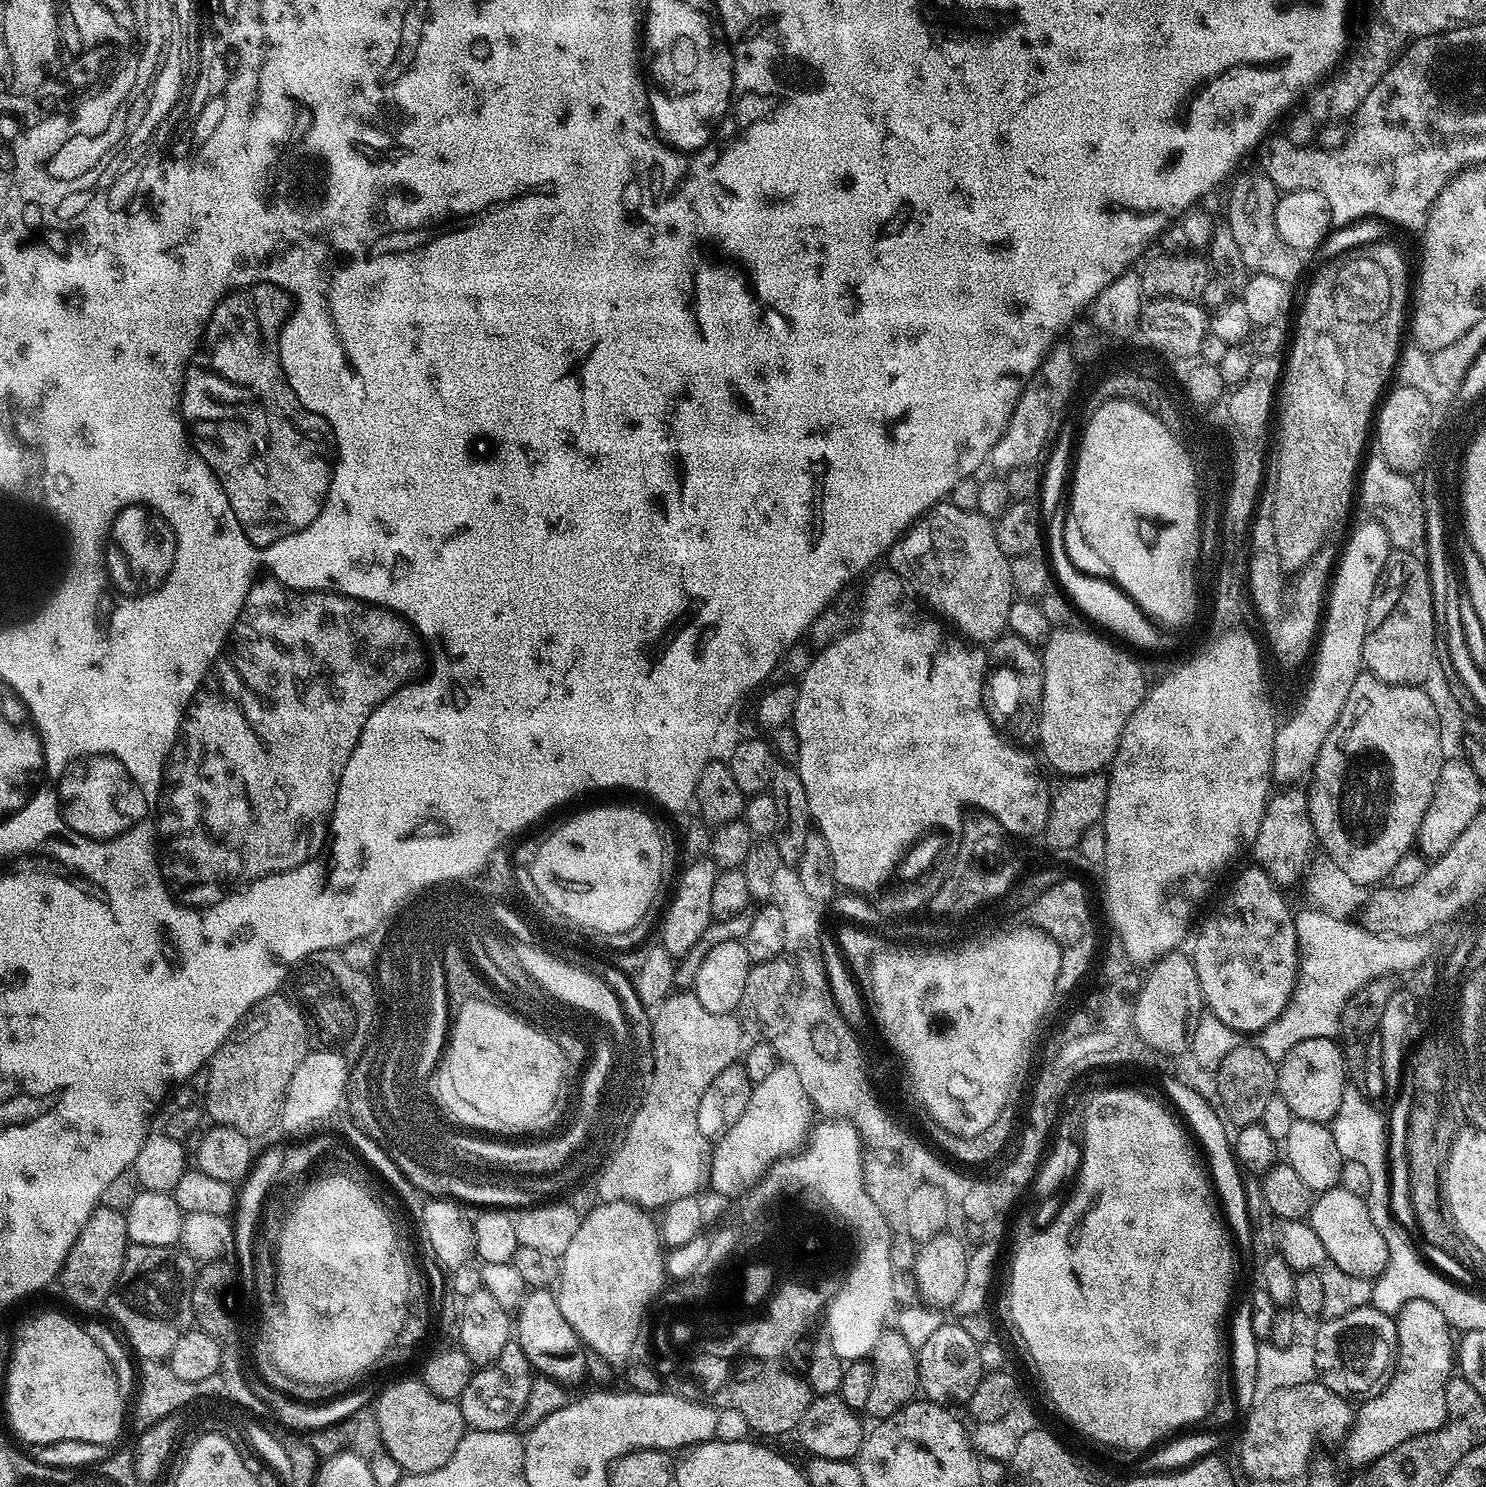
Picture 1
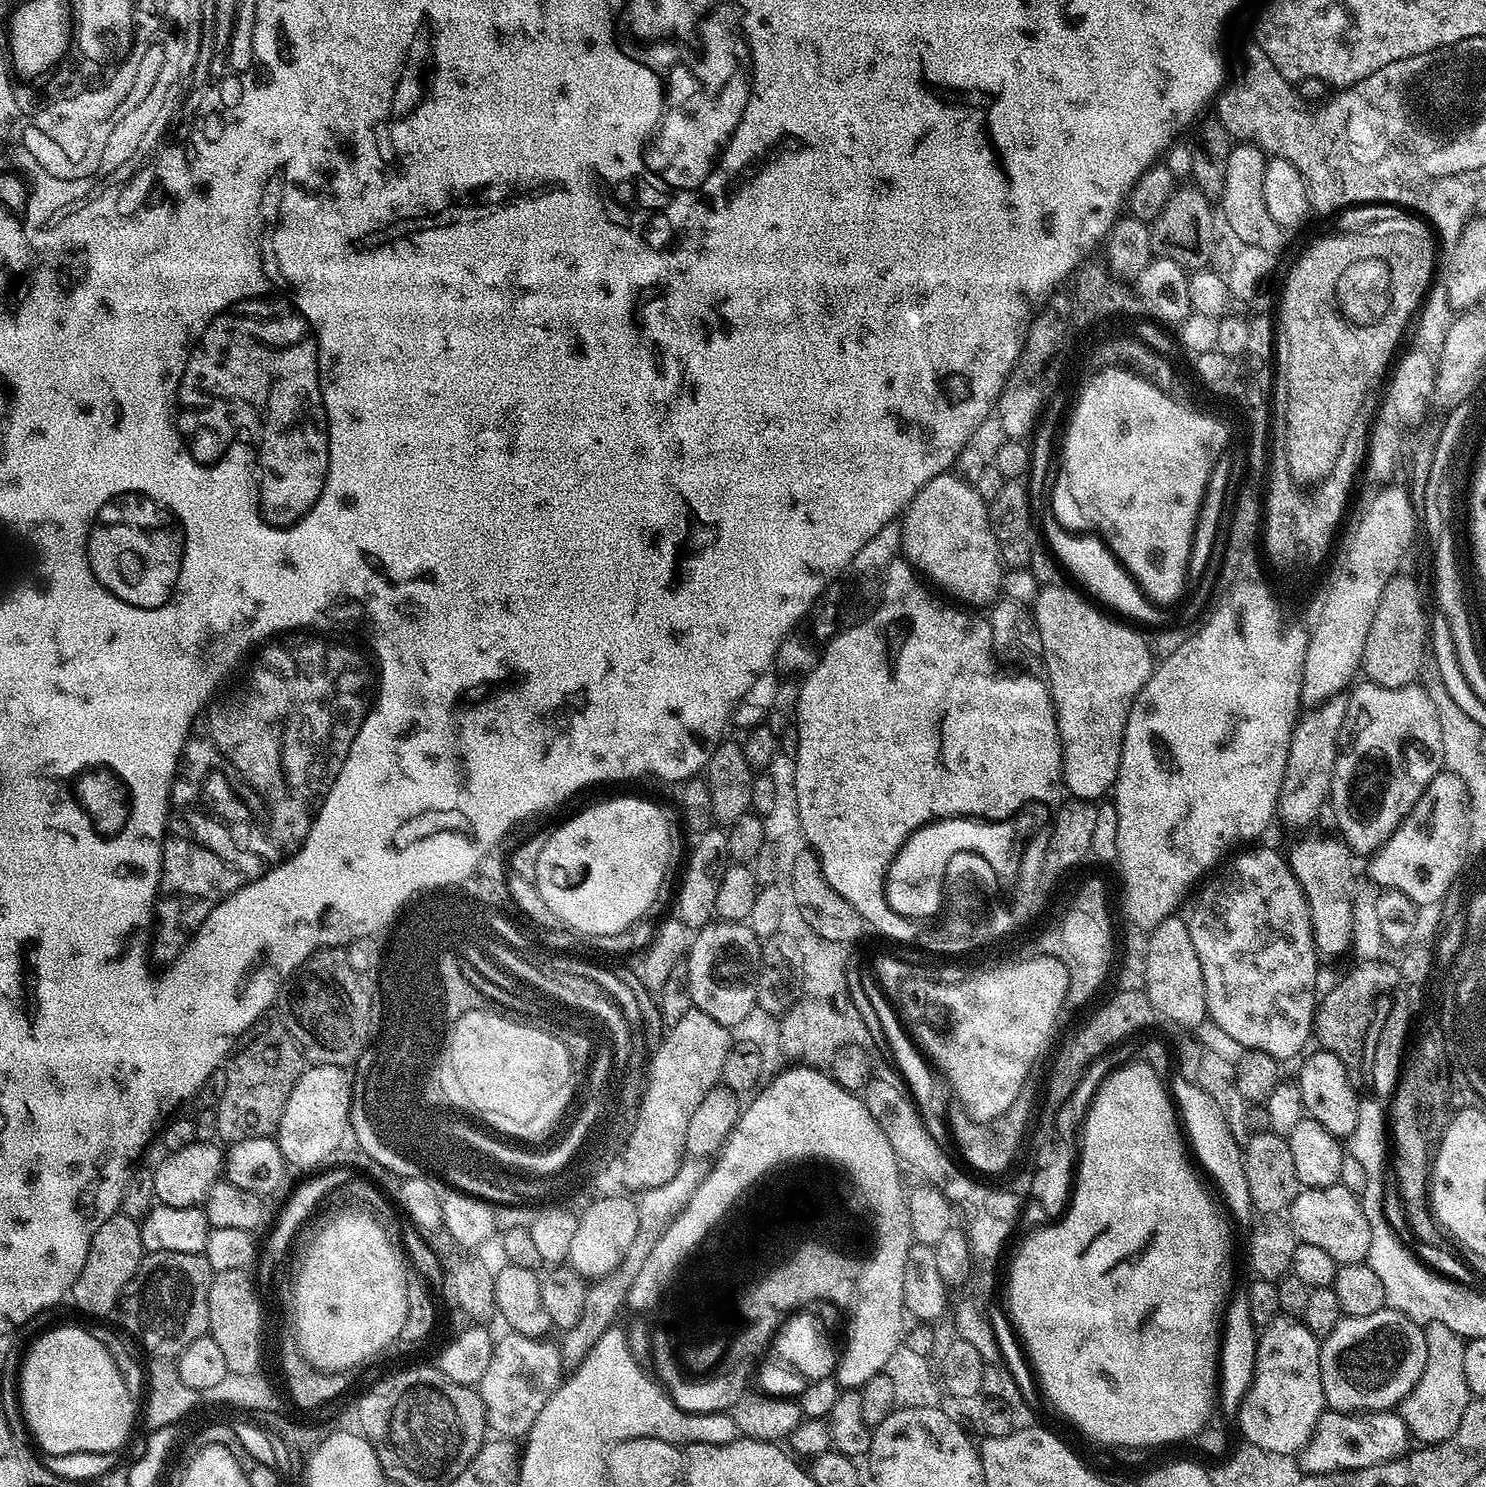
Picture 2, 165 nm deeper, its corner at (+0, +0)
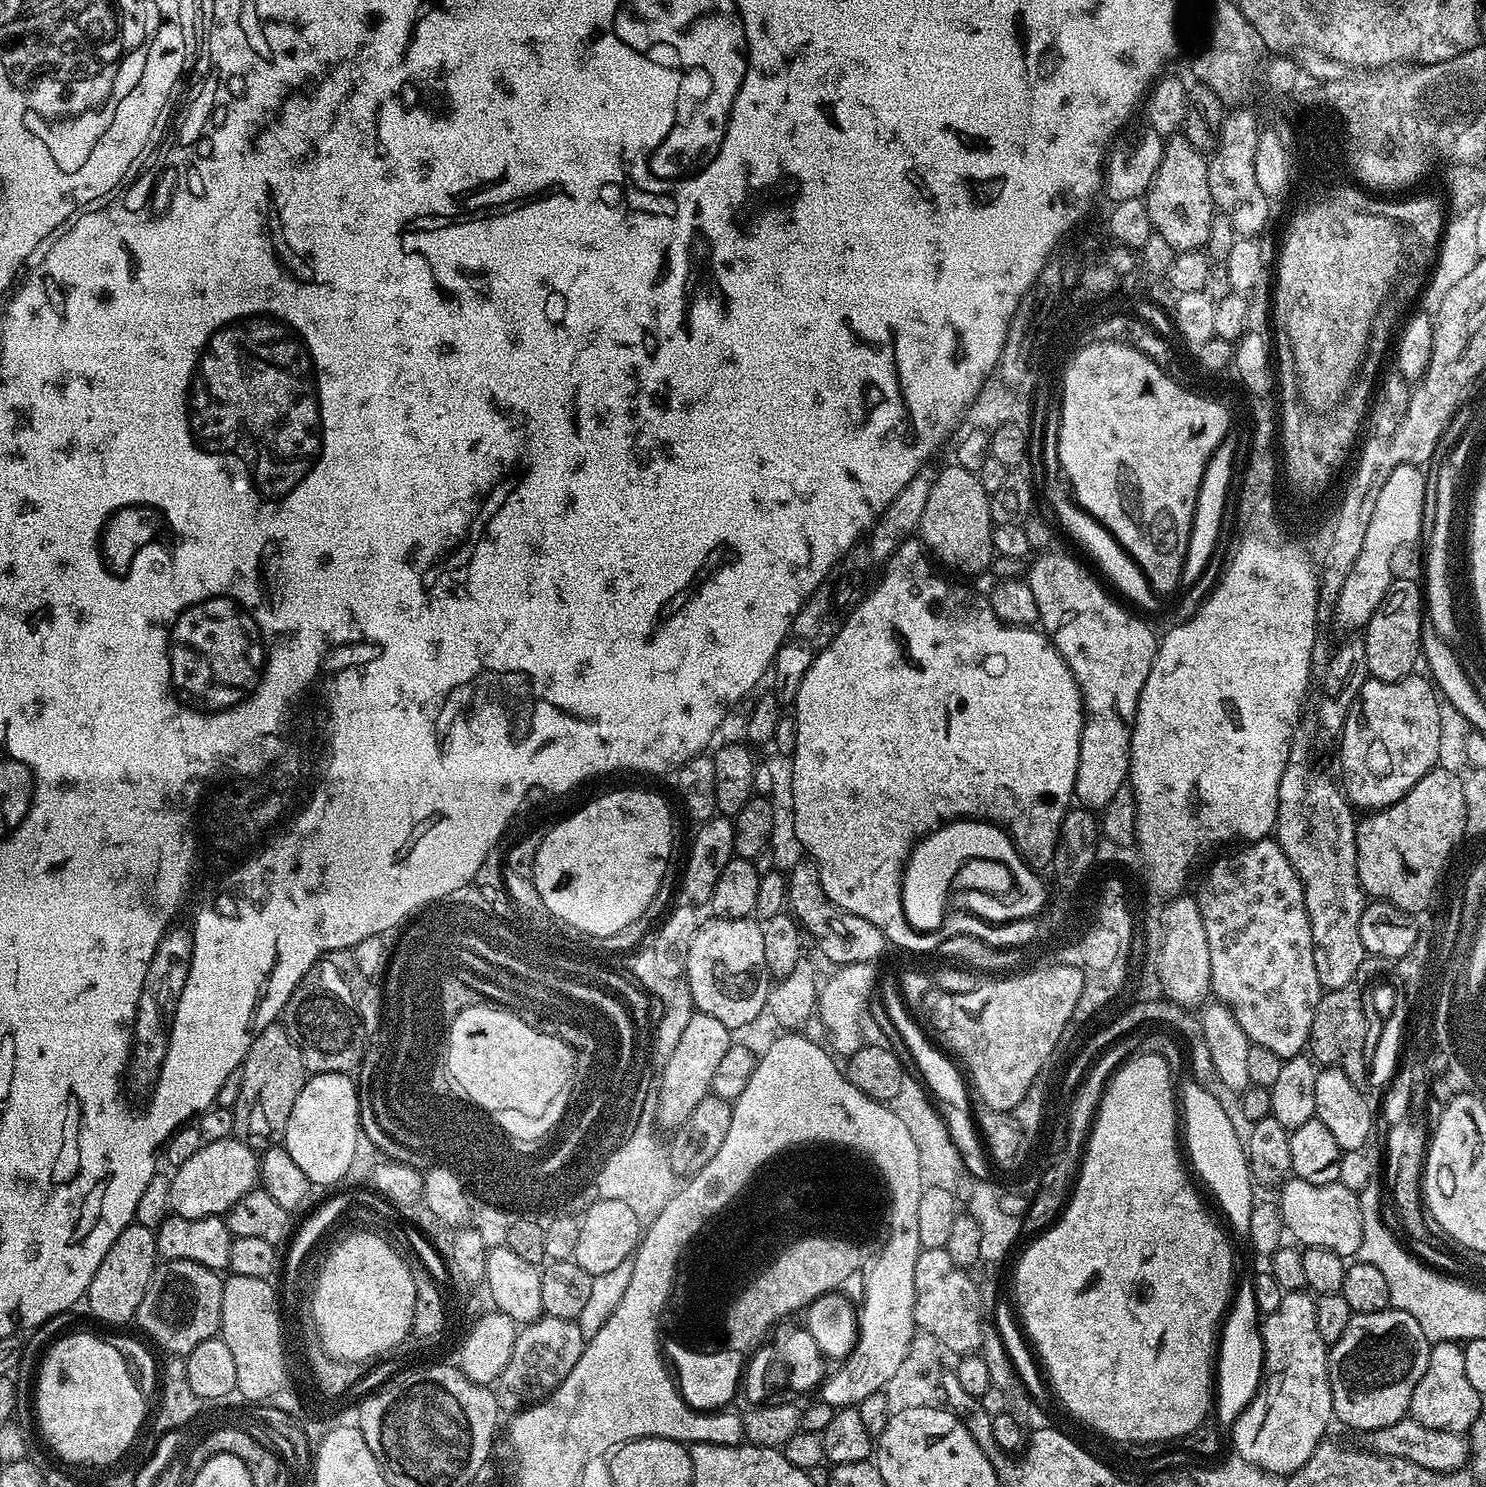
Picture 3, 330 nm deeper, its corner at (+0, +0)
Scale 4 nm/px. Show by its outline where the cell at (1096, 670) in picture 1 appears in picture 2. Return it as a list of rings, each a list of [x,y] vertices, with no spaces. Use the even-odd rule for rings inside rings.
[[[1063,583],[1041,587],[1034,619],[1044,651],[1042,663],[1048,671],[1046,683],[1056,707],[1067,795],[1096,802],[1113,791],[1128,715],[1142,686],[1152,677],[1154,655],[1147,642],[1127,628],[1132,626],[1105,614],[1075,587],[1066,587]]]

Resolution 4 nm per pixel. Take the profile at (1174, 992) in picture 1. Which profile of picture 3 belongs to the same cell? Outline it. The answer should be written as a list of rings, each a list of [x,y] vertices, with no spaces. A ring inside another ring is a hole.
[[[1180,894],[1180,903],[1172,904],[1164,915],[1164,925],[1169,930],[1163,955],[1164,983],[1168,984],[1168,992],[1176,1001],[1185,1001],[1189,1006],[1199,1005],[1199,1000],[1209,995],[1212,979],[1210,945],[1206,943],[1206,926],[1202,926],[1202,914],[1196,905],[1195,895]]]

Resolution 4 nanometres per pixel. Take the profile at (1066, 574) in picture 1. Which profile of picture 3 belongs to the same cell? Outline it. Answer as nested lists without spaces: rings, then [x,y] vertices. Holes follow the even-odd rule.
[[[1046,438],[1045,449],[1043,451],[1043,466],[1044,473],[1046,474],[1046,482],[1042,486],[1042,492],[1044,492],[1047,502],[1054,510],[1054,514],[1061,528],[1069,532],[1069,534],[1088,551],[1089,558],[1100,567],[1101,573],[1099,572],[1099,575],[1103,577],[1113,589],[1116,587],[1117,590],[1121,592],[1119,595],[1123,597],[1129,605],[1137,604],[1138,607],[1145,608],[1150,614],[1155,613],[1157,609],[1154,606],[1154,601],[1152,601],[1152,596],[1156,591],[1153,590],[1152,584],[1146,578],[1146,574],[1132,561],[1132,556],[1115,540],[1110,534],[1110,530],[1106,530],[1106,526],[1102,526],[1098,523],[1092,515],[1077,504],[1072,494],[1072,486],[1064,475],[1063,468],[1061,468],[1060,464],[1048,464],[1048,448],[1051,444],[1052,443]]]

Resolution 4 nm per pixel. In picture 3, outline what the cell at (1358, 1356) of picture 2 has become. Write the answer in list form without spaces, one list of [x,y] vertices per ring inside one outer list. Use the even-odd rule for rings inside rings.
[[[1389,1306],[1383,1312],[1353,1314],[1346,1334],[1331,1345],[1328,1354],[1335,1419],[1368,1434],[1405,1419],[1414,1386],[1418,1386],[1418,1378],[1426,1374],[1431,1349],[1432,1344],[1426,1334],[1422,1334],[1422,1326],[1402,1310]]]

